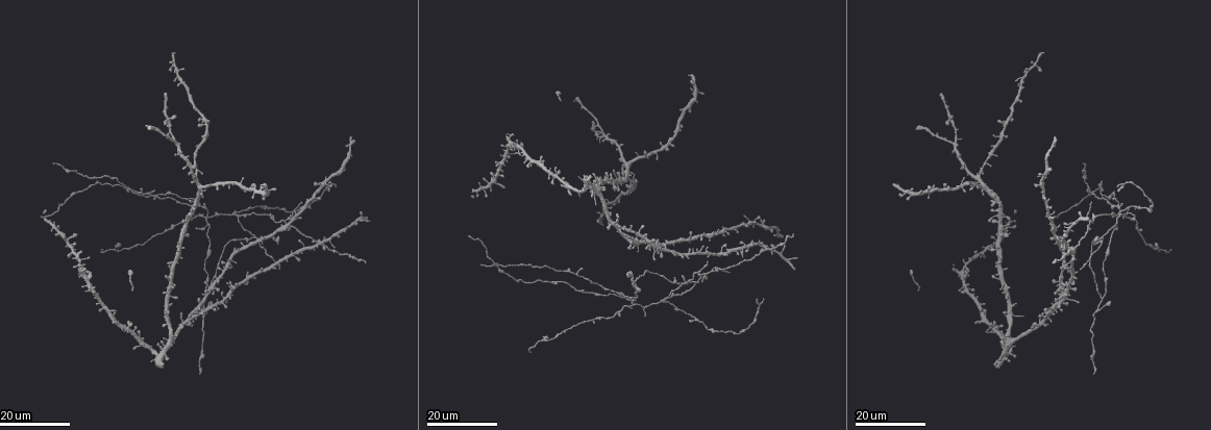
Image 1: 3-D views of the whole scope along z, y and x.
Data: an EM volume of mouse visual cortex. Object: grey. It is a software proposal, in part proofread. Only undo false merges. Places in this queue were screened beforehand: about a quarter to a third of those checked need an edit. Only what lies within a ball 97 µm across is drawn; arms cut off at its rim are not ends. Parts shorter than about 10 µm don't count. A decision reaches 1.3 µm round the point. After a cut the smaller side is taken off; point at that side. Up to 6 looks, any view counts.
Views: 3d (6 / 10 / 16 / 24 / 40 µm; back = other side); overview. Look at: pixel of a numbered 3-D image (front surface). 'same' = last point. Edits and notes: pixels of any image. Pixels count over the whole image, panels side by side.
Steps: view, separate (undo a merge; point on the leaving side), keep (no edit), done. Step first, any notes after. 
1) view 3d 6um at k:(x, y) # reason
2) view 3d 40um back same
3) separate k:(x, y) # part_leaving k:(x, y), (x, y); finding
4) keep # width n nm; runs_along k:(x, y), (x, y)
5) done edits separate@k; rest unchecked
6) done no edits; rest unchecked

view 3d 16um at 1:(1118, 202) # three-way junction

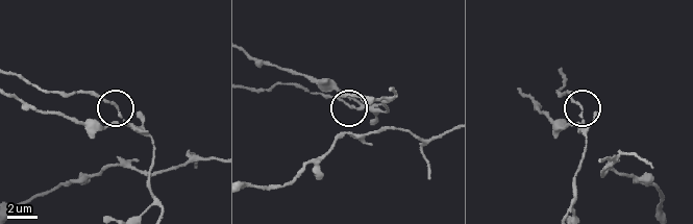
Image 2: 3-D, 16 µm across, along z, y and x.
view 3d 10um at 2:(120, 117)

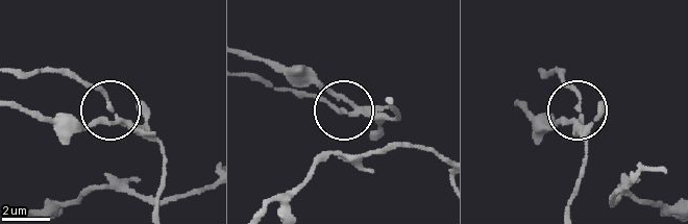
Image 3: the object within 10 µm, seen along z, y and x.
view 3d 10um back at 3:(578, 110)

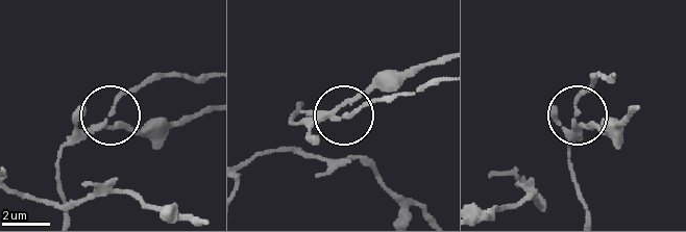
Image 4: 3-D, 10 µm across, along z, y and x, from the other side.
separate 4:(118, 124) # side_arm 53 um; arms 3; two neurons meet here

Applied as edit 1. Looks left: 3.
view overview

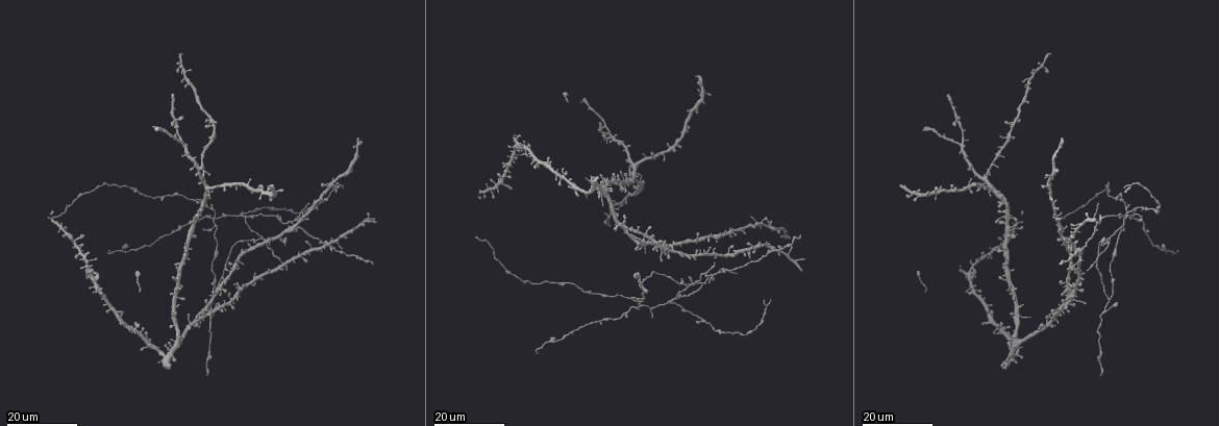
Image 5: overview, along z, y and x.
view 3d 16um at 5:(216, 226) # sudden change in width

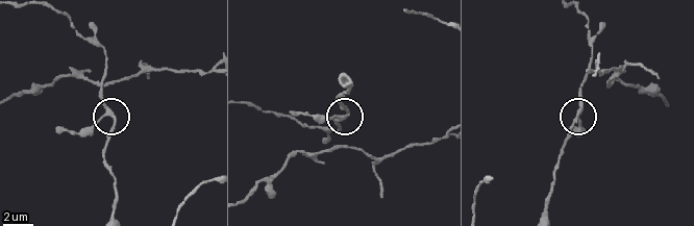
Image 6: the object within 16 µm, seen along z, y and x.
view 3d 10um at 6:(346, 111) # closer look

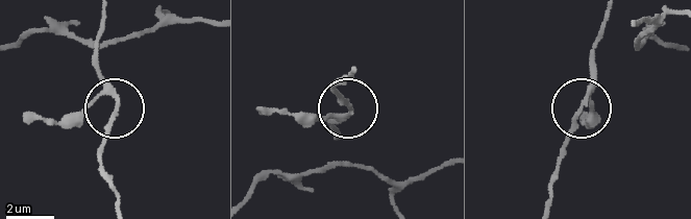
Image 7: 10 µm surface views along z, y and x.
keep # width 160 nm; runs_along 7:(114, 207), (102, 159), (114, 105), (106, 81), (92, 65); all the same neuron

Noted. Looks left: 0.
done edits separate@4; rest unchecked

